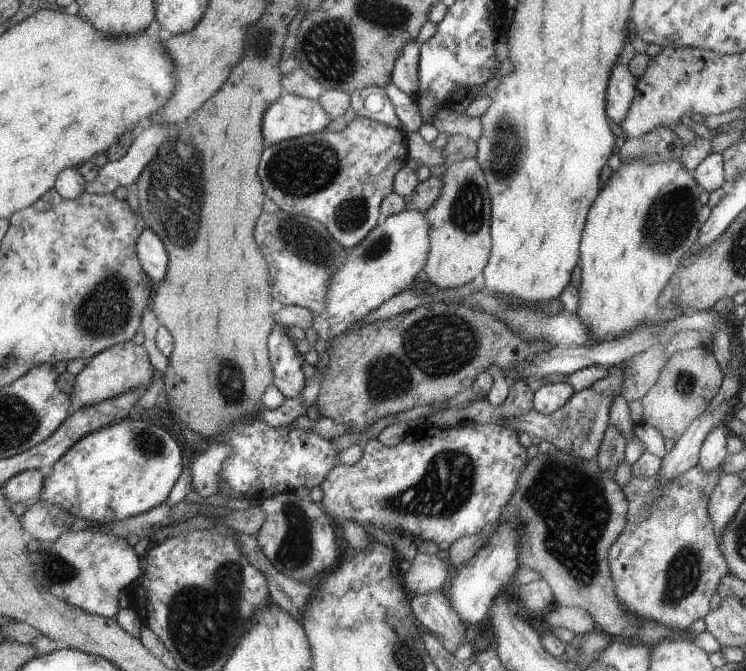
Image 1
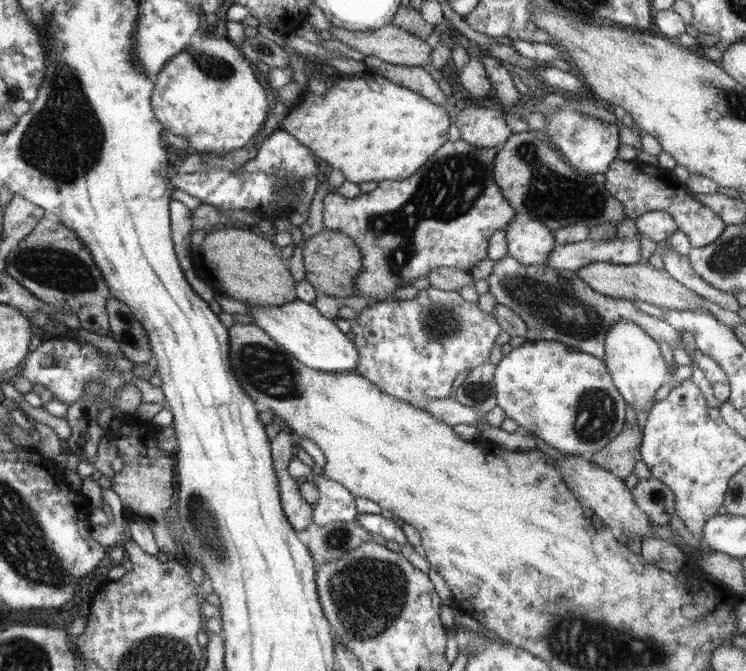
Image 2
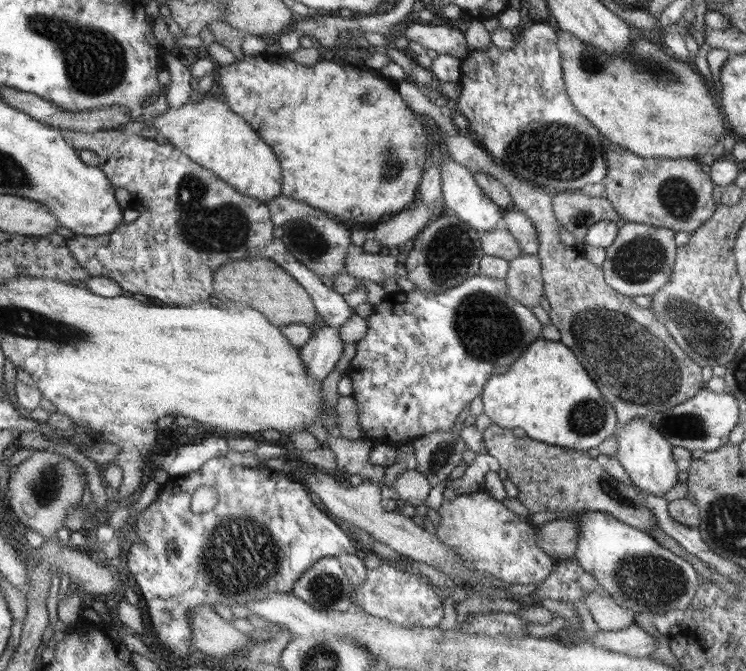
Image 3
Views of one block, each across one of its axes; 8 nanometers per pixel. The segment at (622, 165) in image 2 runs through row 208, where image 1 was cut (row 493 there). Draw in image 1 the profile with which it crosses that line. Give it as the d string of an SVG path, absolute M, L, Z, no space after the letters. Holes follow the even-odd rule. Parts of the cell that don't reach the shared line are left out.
M698 463L667 485L661 484L658 472L651 478L632 477L622 487L629 500L629 518L625 530L609 550L611 576L617 596L631 613L645 621L665 624L681 636L689 633L689 626L695 620L709 614L709 602L717 592L718 583L730 573L710 514L710 496L722 474L725 473L721 466L707 471Z

